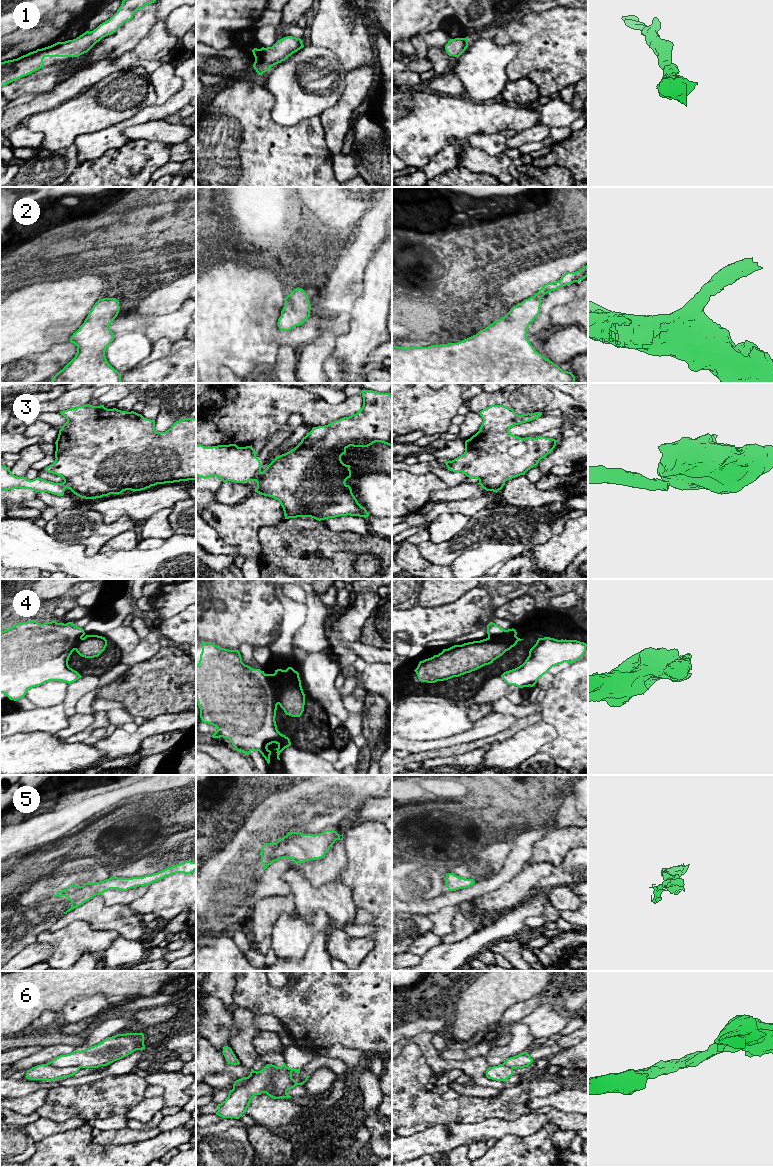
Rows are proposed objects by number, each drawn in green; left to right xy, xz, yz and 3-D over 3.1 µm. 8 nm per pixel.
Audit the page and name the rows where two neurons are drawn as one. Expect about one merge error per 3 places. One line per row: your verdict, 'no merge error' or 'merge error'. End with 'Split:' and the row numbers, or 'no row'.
1: no merge error
2: no merge error
3: merge error
4: merge error
5: no merge error
6: merge error
Split: 3, 4, 6

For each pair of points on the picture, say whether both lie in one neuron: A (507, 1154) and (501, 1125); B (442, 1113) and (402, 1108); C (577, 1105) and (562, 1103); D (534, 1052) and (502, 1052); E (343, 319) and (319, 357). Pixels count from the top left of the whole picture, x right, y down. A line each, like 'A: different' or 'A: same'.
A: different
B: same
C: same
D: different
E: same

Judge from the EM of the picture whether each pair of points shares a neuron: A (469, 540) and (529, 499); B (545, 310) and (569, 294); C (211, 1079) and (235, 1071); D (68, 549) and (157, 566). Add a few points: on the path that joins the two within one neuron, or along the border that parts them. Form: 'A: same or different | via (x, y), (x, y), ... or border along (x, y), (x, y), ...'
A: different | border along (498, 498), (514, 506), (537, 511)
B: same | via (551, 304), (563, 295)
C: same | via (217, 1079), (225, 1079), (229, 1075)
D: same | via (90, 566), (135, 566)

